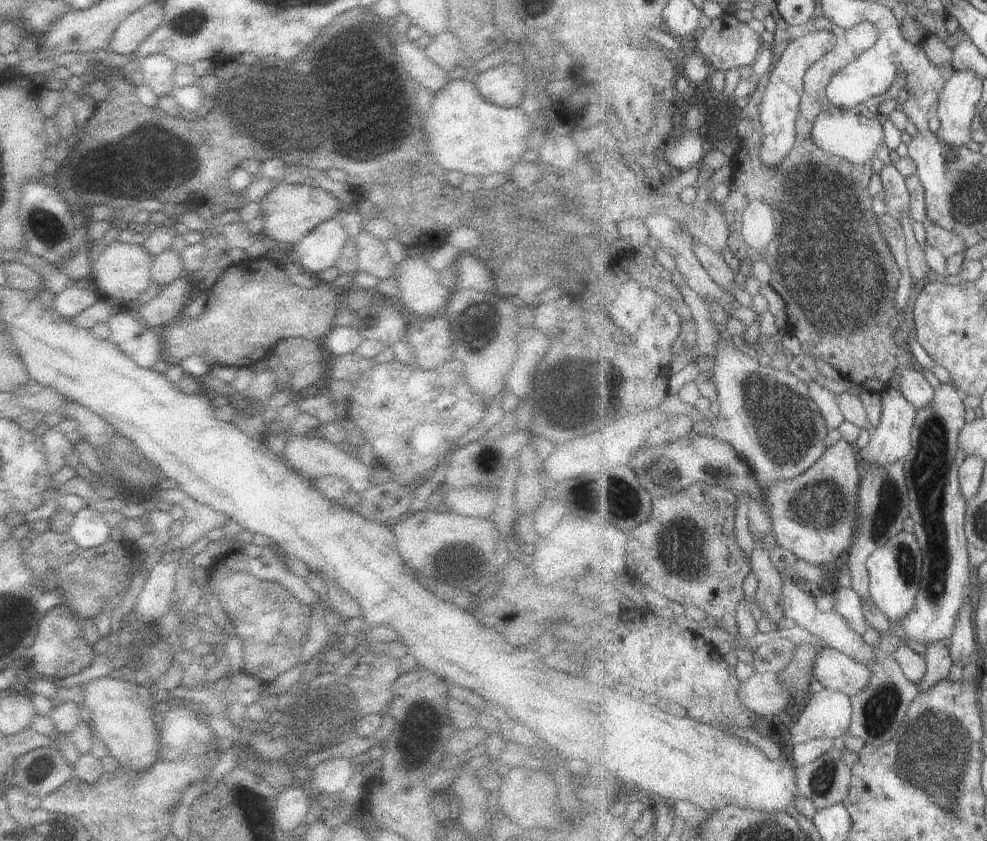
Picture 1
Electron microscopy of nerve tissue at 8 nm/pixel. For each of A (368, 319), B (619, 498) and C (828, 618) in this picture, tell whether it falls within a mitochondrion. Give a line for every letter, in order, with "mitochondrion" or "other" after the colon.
A: other
B: mitochondrion
C: other

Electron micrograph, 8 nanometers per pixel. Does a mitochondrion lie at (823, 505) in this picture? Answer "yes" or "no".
yes

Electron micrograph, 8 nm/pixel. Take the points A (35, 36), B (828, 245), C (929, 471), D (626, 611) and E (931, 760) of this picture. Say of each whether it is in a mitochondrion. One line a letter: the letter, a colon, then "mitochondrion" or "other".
A: other
B: mitochondrion
C: mitochondrion
D: other
E: mitochondrion

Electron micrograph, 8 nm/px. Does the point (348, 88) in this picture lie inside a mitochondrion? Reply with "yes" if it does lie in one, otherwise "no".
yes

